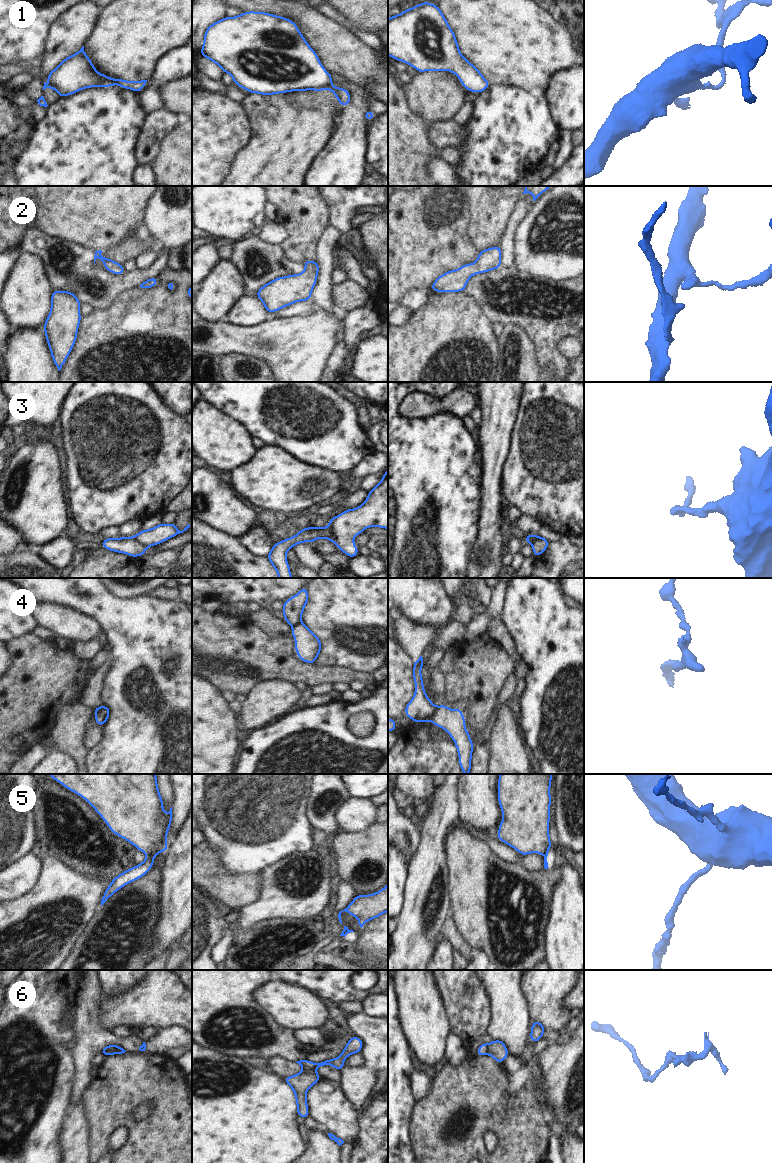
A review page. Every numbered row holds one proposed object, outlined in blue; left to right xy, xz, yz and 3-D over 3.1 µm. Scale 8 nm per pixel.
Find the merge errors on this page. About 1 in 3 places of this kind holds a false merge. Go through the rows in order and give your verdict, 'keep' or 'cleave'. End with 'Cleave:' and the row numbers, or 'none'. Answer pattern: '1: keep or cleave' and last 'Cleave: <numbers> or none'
1: keep
2: keep
3: cleave
4: cleave
5: cleave
6: cleave
Cleave: 3, 4, 5, 6

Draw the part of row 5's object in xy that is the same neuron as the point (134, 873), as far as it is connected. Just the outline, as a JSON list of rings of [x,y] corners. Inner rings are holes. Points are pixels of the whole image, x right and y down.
[[[154,852],[148,855],[148,857],[141,864],[127,869],[125,872],[112,879],[111,884],[103,894],[101,906],[110,898],[111,895],[123,886],[144,876],[153,867],[154,858],[157,854],[158,853]]]

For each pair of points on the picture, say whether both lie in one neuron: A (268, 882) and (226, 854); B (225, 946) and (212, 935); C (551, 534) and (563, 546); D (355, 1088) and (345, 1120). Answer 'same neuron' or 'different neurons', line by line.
A: different neurons
B: different neurons
C: different neurons
D: different neurons

